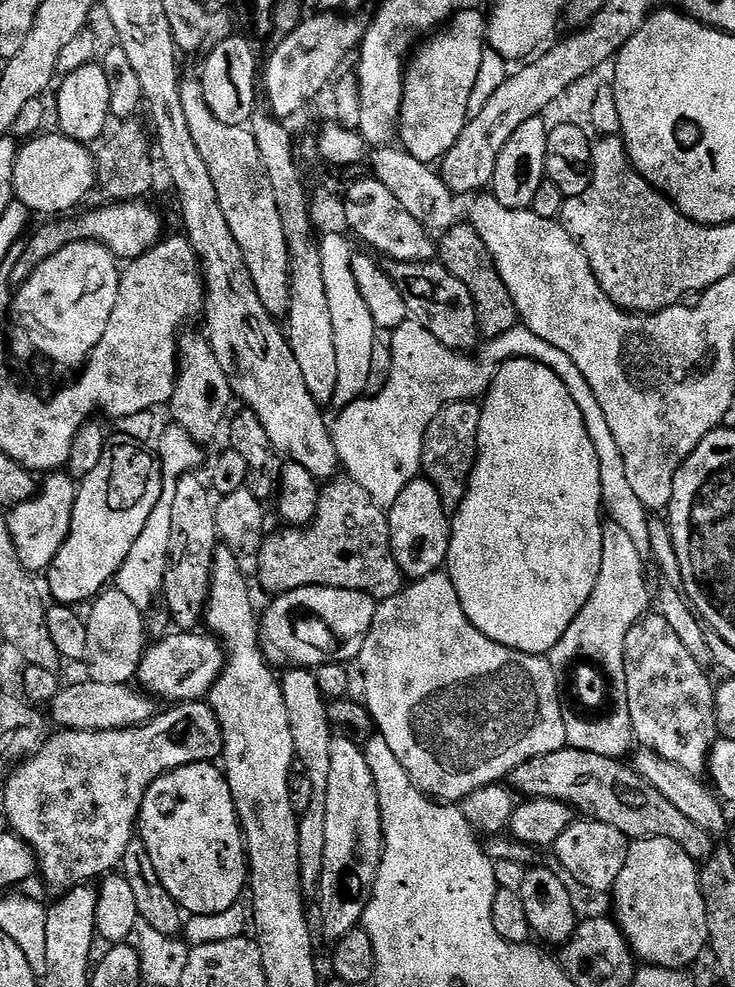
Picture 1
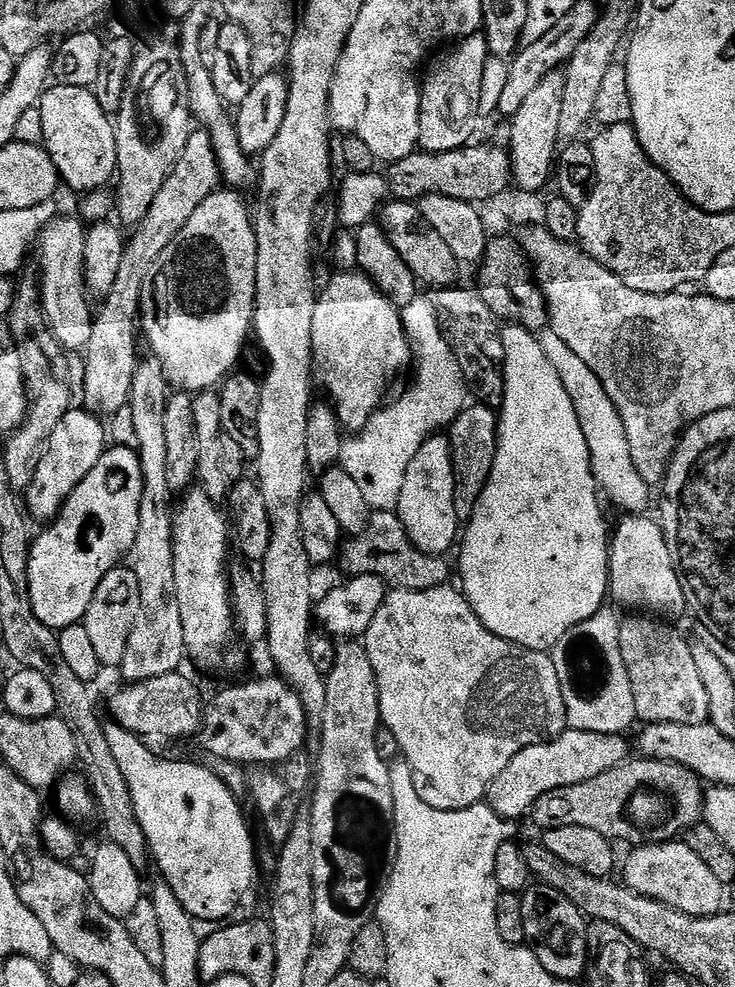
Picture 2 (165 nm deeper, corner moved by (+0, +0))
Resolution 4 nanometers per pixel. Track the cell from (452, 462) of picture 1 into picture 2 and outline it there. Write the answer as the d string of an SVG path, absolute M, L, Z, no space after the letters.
M476 402L465 406L458 418L447 429L448 444L452 448L452 465L454 466L454 514L458 514L461 522L466 522L474 514L474 506L478 506L478 498L482 498L482 490L490 478L490 470L494 466L496 453L496 429L498 412L495 408Z

